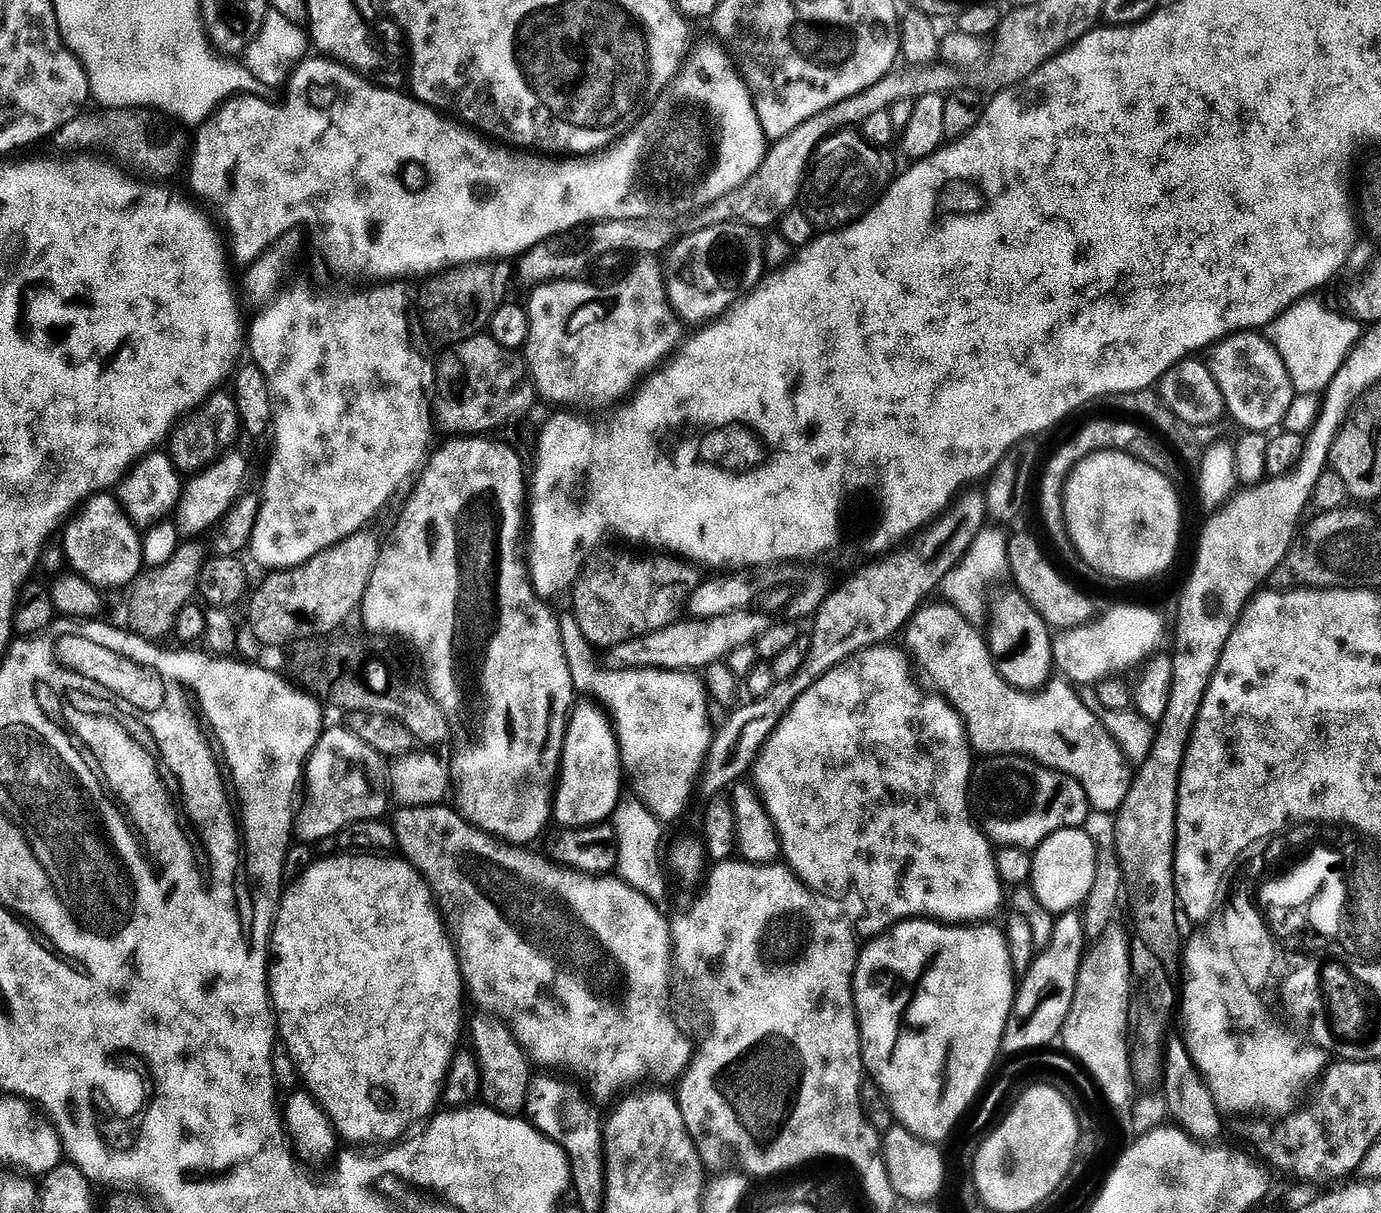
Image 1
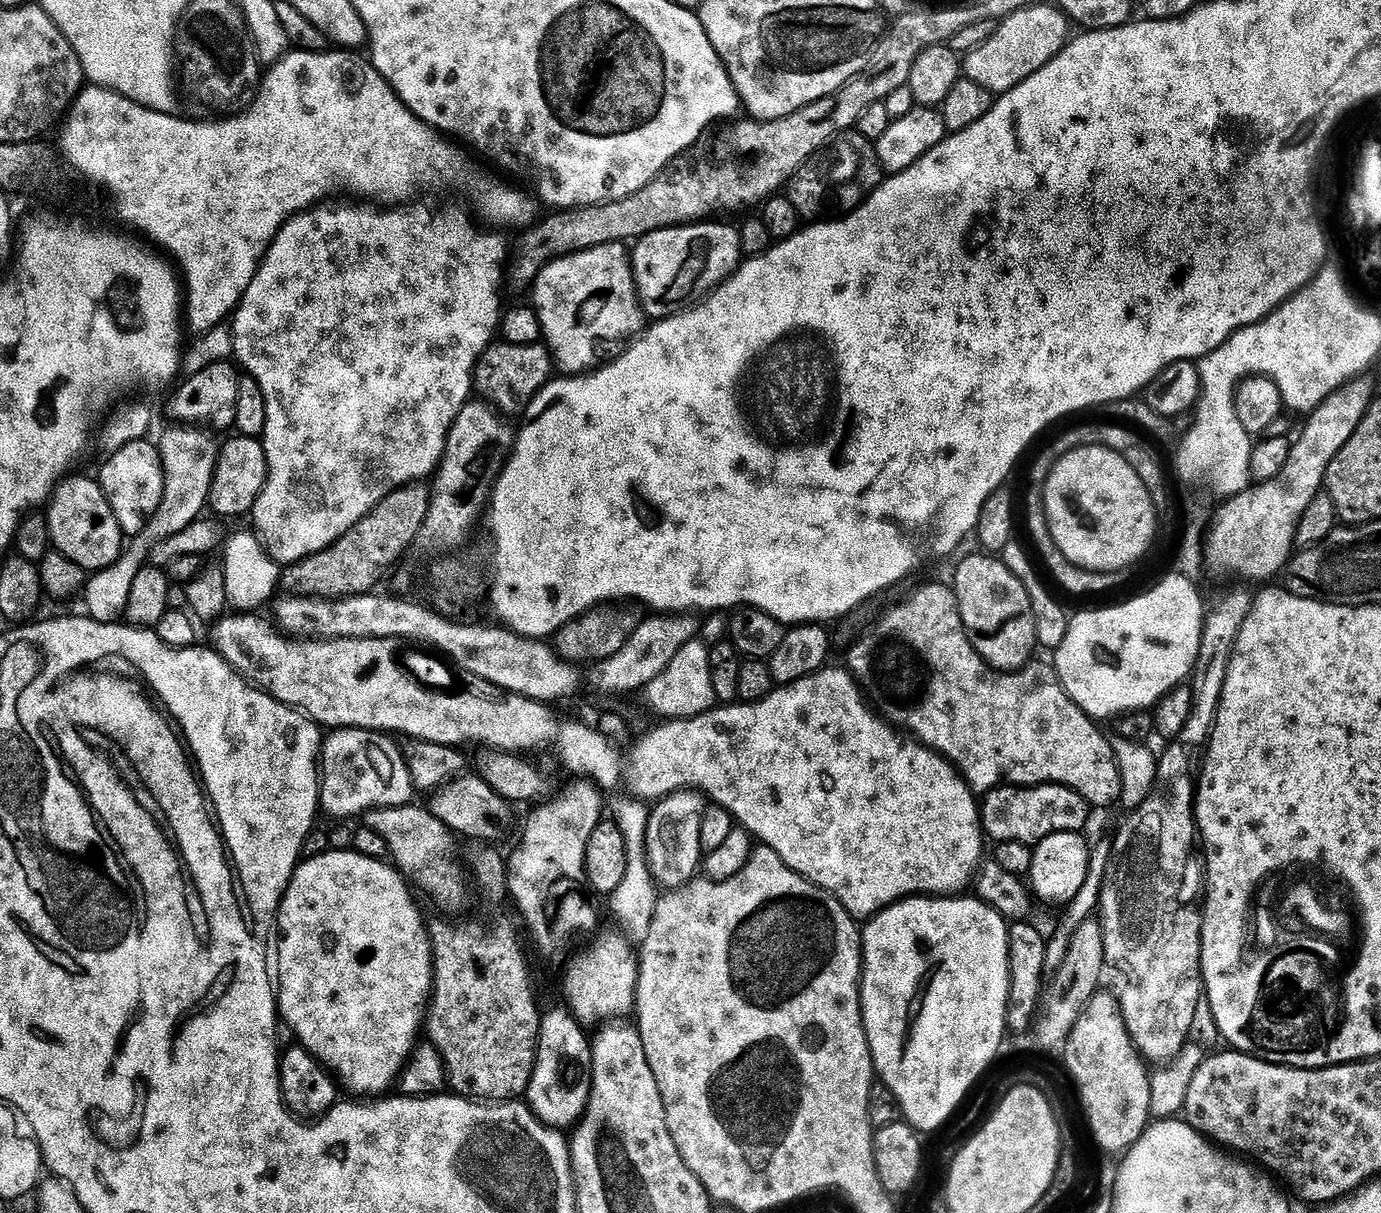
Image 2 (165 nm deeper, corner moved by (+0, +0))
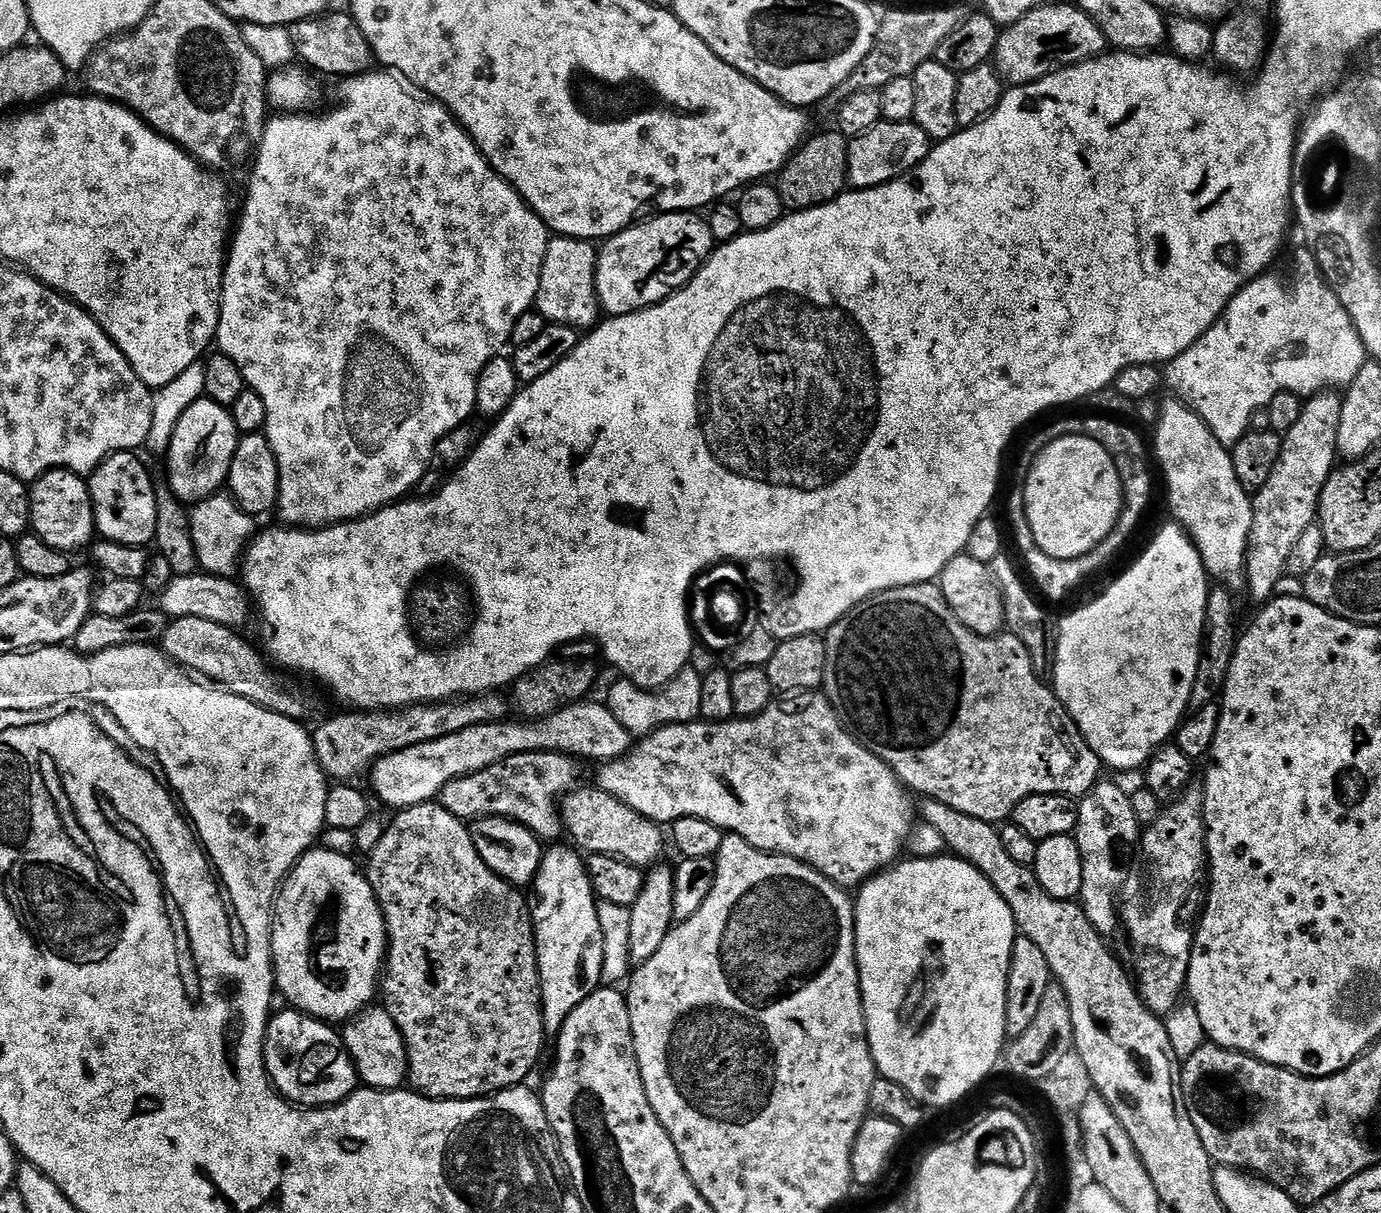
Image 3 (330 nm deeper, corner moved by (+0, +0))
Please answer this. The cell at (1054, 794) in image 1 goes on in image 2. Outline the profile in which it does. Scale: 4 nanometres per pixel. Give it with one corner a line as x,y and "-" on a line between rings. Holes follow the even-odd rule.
1034,784
1031,786
1001,786
991,788
989,792
983,793
982,803
980,804
980,819
982,827
989,837
993,836
993,841
1020,842
1035,846
1041,840
1045,840
1050,834
1059,832
1078,832
1083,833
1086,820
1090,811
1088,801
1082,798
1072,788
1067,788
1061,784

